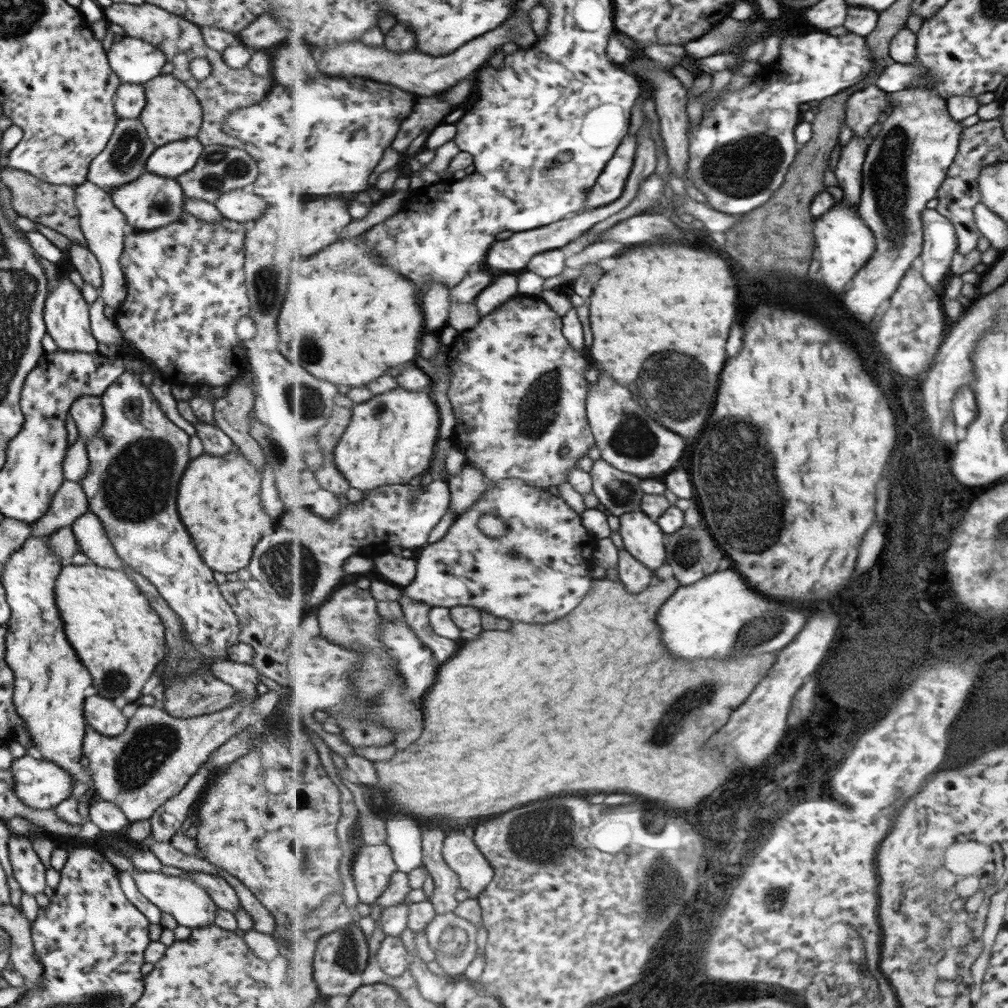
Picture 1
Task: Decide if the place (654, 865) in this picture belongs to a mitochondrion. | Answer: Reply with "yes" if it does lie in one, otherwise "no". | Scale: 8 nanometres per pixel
yes

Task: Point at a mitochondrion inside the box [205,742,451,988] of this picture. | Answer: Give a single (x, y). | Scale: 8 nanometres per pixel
(346, 952)

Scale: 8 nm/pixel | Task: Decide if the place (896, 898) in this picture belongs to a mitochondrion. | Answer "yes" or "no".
no

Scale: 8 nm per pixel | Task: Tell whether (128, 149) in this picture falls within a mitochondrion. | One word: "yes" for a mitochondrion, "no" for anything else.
yes

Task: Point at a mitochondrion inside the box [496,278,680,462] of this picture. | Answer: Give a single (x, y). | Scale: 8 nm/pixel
(536, 409)

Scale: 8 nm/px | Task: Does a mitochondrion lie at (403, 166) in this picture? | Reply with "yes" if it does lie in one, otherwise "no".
no

